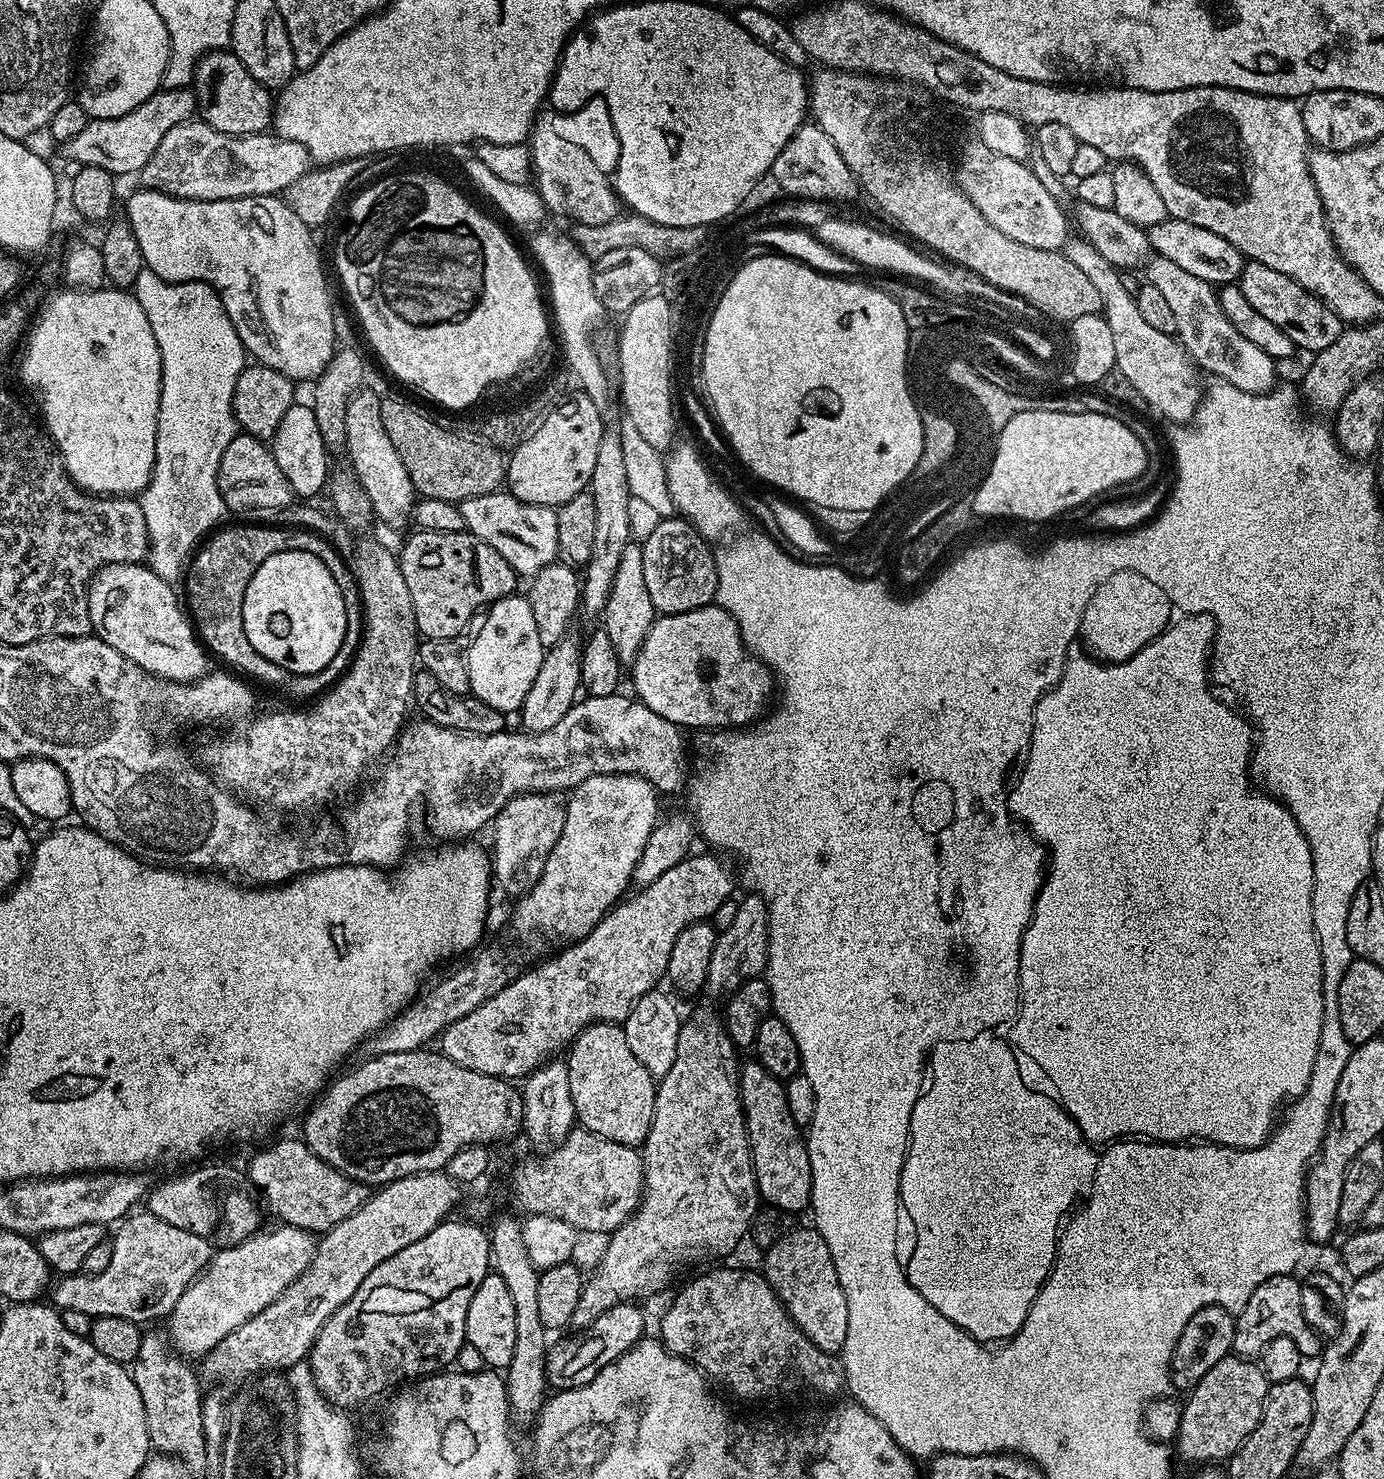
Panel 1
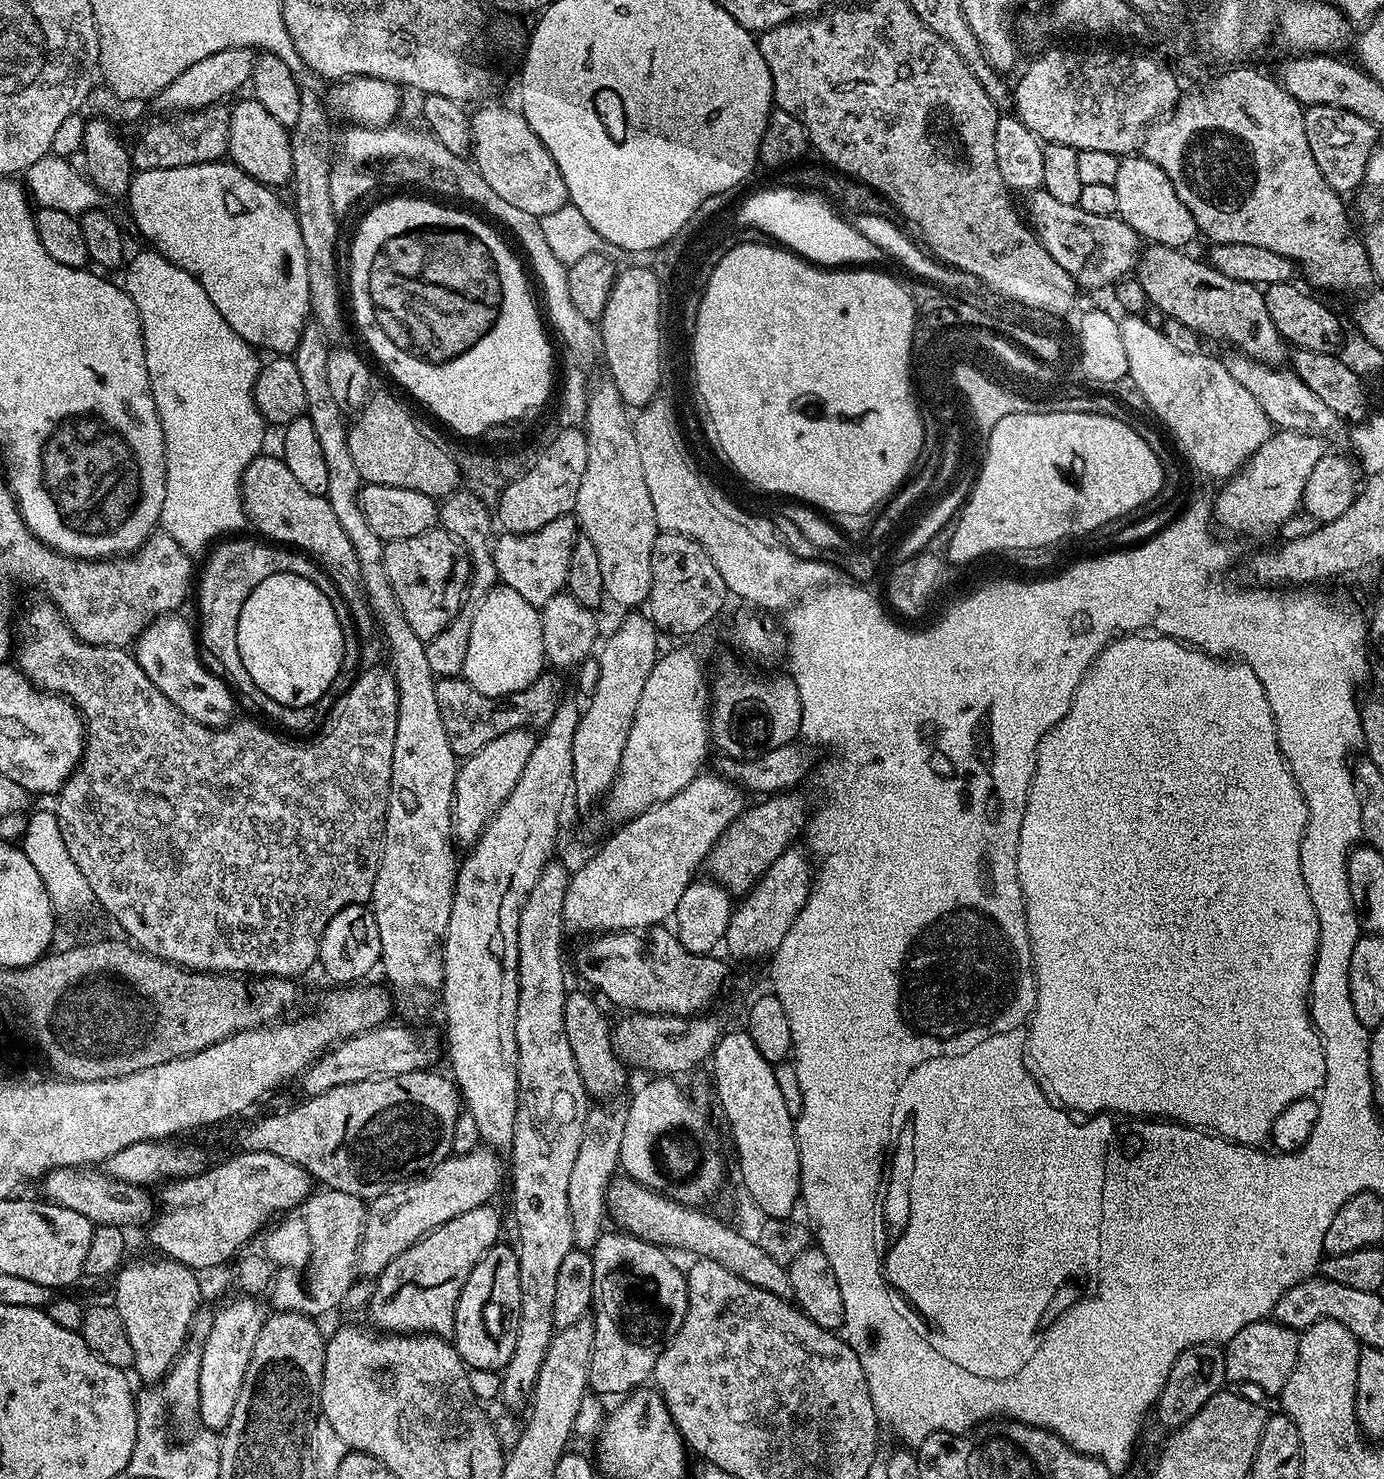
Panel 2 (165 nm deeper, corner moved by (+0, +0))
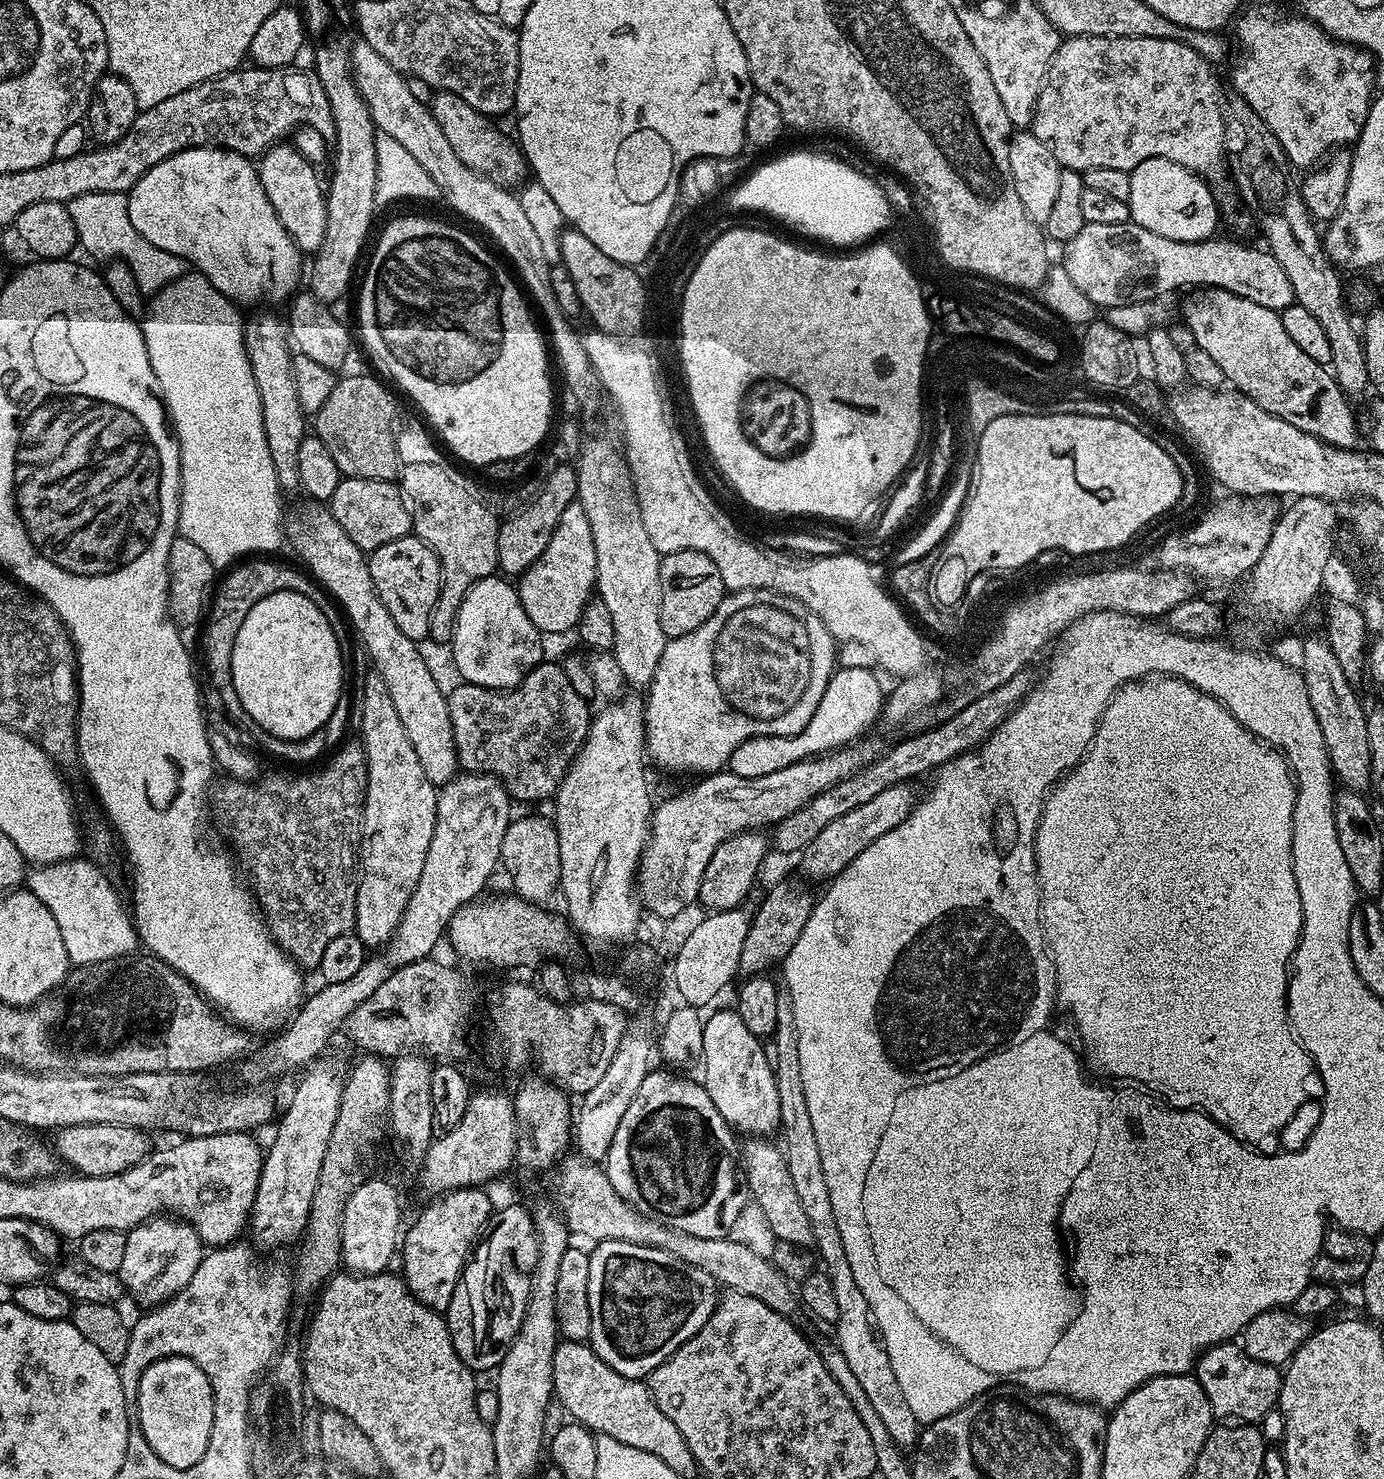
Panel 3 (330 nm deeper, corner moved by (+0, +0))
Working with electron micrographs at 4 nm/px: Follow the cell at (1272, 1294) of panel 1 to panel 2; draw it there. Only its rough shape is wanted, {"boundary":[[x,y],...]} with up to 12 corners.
{"boundary":[[1272,1318],[1226,1341],[1224,1374],[1279,1394],[1297,1333]]}

